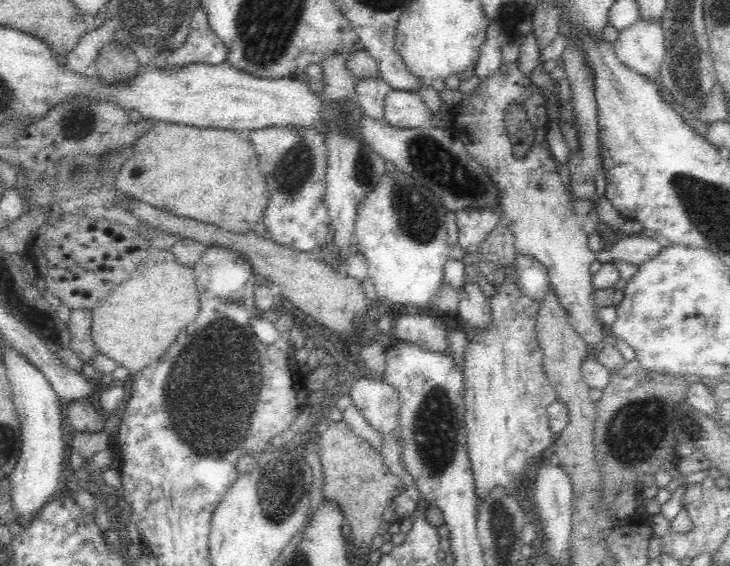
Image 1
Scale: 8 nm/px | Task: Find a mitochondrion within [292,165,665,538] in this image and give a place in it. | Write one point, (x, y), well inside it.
(433, 425)

